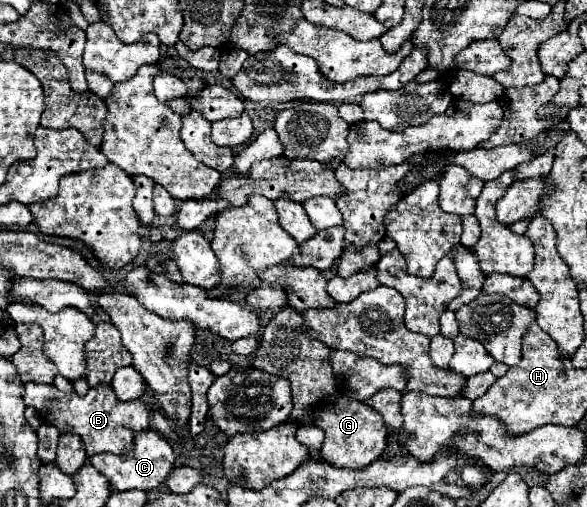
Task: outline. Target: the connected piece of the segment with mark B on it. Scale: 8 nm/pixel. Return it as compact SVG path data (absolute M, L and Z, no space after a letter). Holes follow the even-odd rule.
M27 383L23 399L25 399L25 405L41 413L45 423L55 425L59 431L71 431L71 433L81 435L87 455L105 453L105 451L121 455L123 451L129 451L133 443L133 433L145 429L145 425L149 425L151 421L149 411L143 401L121 403L115 397L113 387L107 383L101 383L99 387L91 387L85 397L79 397L77 393L63 393L55 385ZM125 425L131 425L131 429Z

